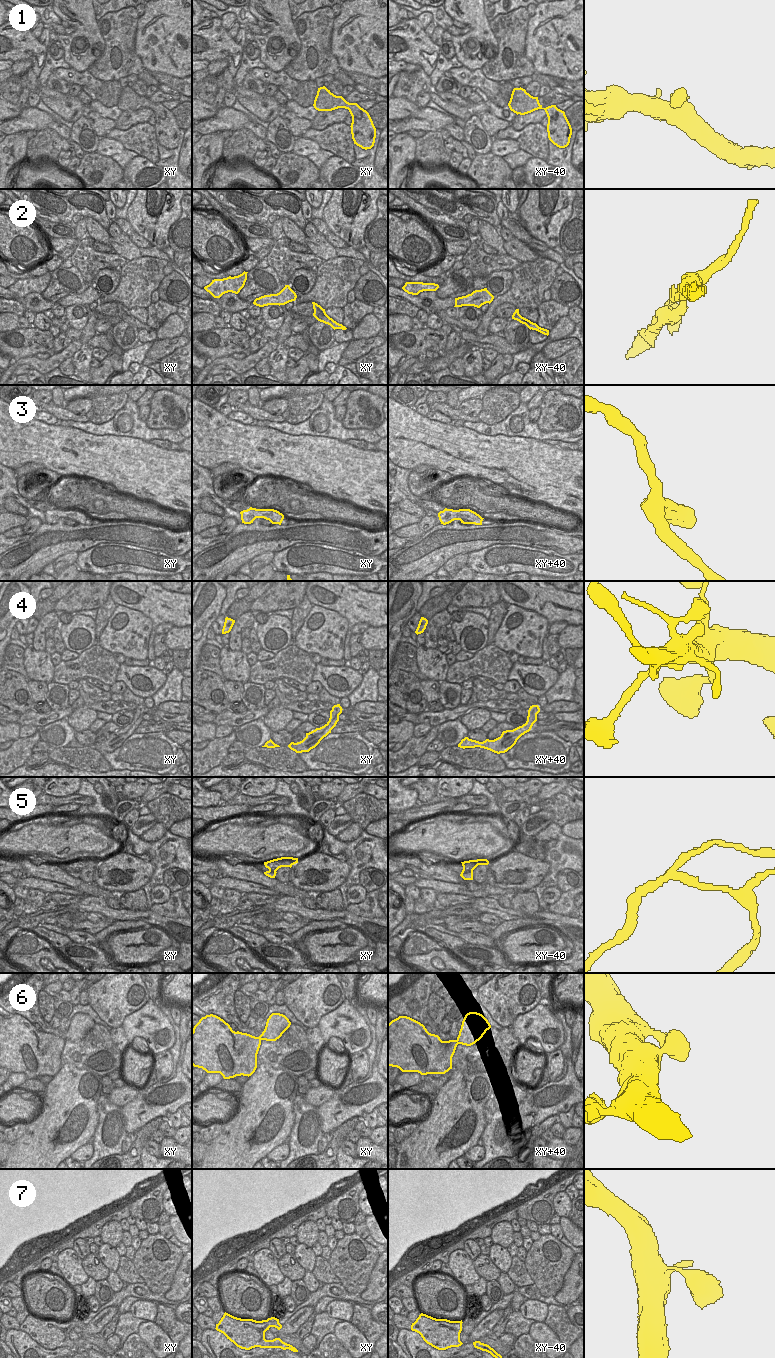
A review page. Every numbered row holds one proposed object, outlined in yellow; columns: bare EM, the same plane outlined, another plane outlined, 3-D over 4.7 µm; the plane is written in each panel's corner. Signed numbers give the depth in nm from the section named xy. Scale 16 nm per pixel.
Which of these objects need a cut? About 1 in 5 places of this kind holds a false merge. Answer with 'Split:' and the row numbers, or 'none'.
Split: 2, 5

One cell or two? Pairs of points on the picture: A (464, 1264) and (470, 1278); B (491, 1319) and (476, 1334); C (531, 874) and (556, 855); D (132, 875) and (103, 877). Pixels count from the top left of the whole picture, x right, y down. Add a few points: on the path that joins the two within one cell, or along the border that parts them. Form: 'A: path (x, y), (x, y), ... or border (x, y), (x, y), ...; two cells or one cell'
A: path (464, 1267), (464, 1272), (467, 1275); one cell
B: path (487, 1323), (480, 1330); one cell
C: border (545, 860), (549, 864), (549, 870), (539, 883); two cells
D: path (125, 875), (110, 875); one cell

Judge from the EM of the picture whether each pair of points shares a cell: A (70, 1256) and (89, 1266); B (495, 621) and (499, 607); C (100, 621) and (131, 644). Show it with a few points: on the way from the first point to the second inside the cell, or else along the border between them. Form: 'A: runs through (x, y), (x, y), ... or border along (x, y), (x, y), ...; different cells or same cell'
A: border along (81, 1260), (81, 1266), (89, 1276); different cells
B: runs through (495, 618), (499, 610); same cell
C: border along (117, 605), (96, 642); different cells

